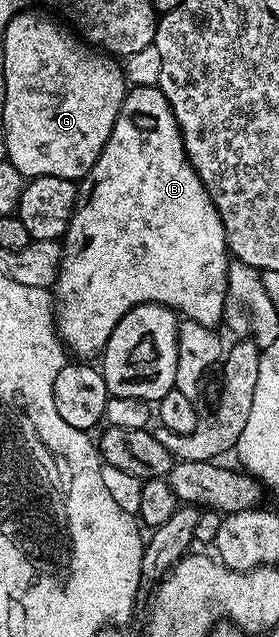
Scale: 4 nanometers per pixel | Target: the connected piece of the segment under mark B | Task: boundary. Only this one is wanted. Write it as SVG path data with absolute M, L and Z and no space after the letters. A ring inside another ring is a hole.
M133 86L125 93L125 101L121 103L119 114L115 118L115 126L95 162L95 166L80 181L77 194L77 205L73 211L73 217L69 223L69 229L63 237L63 251L61 254L61 269L57 275L55 285L55 300L61 305L55 308L55 331L61 337L61 343L70 353L77 358L93 358L104 353L107 338L111 338L111 330L132 308L138 308L140 304L161 304L165 308L171 308L186 320L199 322L205 328L216 329L222 323L225 315L225 291L227 290L227 274L231 257L225 247L225 231L217 213L217 207L213 199L207 194L199 174L191 166L191 162L185 157L185 143L181 140L181 131L177 125L175 114L167 102L167 98L161 92L160 87L143 88Z

